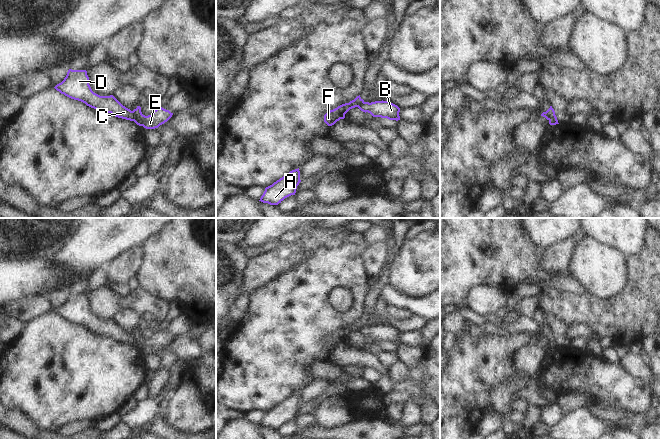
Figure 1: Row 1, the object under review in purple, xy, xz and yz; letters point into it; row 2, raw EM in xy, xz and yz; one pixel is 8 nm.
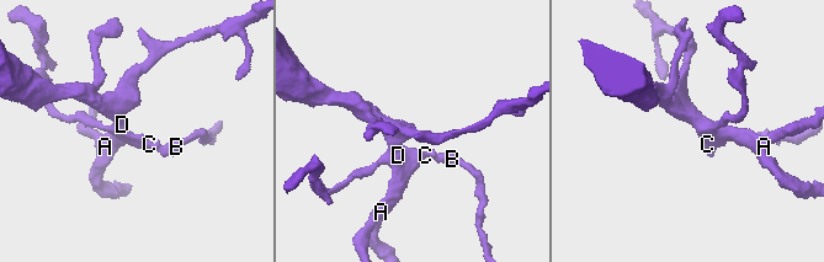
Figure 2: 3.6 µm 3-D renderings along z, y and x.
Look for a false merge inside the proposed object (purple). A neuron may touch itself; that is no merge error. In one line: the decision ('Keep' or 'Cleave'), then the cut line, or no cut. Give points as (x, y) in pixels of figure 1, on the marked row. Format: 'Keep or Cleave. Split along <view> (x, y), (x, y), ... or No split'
Cleave. Split along xy (132, 111), (135, 117), (134, 120)

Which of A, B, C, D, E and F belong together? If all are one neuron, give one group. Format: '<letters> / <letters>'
A C D F / B E

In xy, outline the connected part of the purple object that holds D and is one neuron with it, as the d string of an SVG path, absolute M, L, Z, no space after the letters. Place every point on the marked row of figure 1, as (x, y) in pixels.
M69 69L64 80L54 88L71 99L81 101L96 110L111 113L115 117L130 121L136 118L133 111L123 106L113 95L100 96L94 93L86 70Z

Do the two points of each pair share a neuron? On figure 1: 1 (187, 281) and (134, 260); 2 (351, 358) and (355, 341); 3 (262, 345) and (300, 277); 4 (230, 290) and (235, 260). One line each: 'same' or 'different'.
1: different
2: different
3: same
4: same

